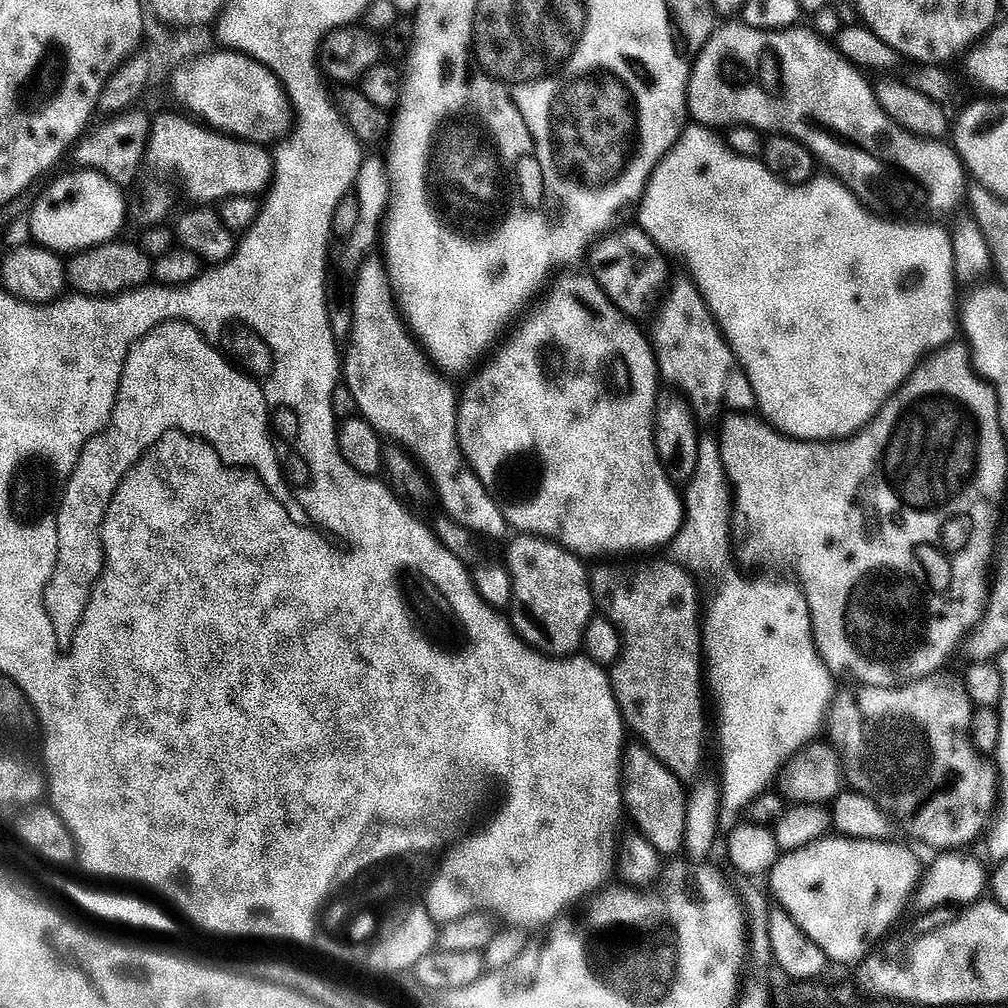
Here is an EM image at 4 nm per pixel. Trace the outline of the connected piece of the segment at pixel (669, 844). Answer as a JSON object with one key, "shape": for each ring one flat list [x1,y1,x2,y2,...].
{"shape":[[643,746,629,747,622,760,622,804,632,815,632,820,638,832,645,837,656,849,657,853,672,856,684,848,686,822,688,821,688,796,682,781,664,765,653,752]]}

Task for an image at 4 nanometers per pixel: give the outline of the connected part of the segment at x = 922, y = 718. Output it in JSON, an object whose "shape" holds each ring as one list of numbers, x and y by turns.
{"shape":[[937,674,931,678,917,680,907,686,897,686,895,688,866,688,861,687,857,696,848,696,845,700,837,699,831,705,830,715,826,720,827,739,831,747,835,748,842,765,843,775,850,783,851,791,860,792,861,795,868,797,883,811,887,813,893,821,908,820,908,832,916,840,921,840,924,844,929,844,936,850,964,850,976,839,983,837,989,831,994,817,997,815,998,804,990,804,990,796,994,792,994,784,1001,784,998,775,997,765,990,759,984,760,984,756,972,745,972,711,974,705,971,697,968,696,968,687,964,685,963,679,952,676]]}

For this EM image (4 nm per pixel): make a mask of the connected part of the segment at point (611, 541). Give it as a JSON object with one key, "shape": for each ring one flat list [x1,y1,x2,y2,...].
{"shape":[[570,274,570,275,567,275,567,276,570,276,570,277,568,277,568,278,567,278,567,279,566,279,566,280,565,280,565,281,564,281,564,282,563,282,563,283,562,283,562,284,560,284,560,285,558,285,558,286,557,286,557,288,556,288,556,289,554,289,554,290,553,290,553,292,552,292,552,293,550,293,550,294,549,294,549,296,548,296,548,301,546,301,546,302,545,302,545,304,544,304,544,309,542,309,542,310,541,310,541,312,538,312,538,313,536,313,536,314,535,314,535,315,534,315,534,316,533,316,533,317,532,317,532,318,531,318,531,319,530,319,530,320,529,320,529,321,528,321,528,322,527,322,527,323,526,323,526,324,525,324,525,326,524,326,524,330,523,330,523,331,522,331,522,332,521,332,521,333,520,333,520,334,519,334,519,335,518,335,518,336,517,336,517,338,516,338,516,341,514,341,514,342,513,342,513,344,512,344,512,346,511,346,511,347,510,347,510,348,509,348,509,349,508,349,508,350,507,350,507,351,506,351,506,352,505,352,505,353,504,353,504,354,503,354,503,355,502,355,502,356,501,356,501,357,500,357,500,358,499,358,499,359,498,359,498,360,497,360,497,361,496,361,496,362,495,362,495,363,494,363,494,364,493,364,493,365,492,365,492,366,491,366,491,367,490,367,490,368,489,368,489,369,488,369,488,370,487,370,487,371,486,371,486,372,485,372,485,373,484,373,484,374,483,374,483,375,482,375,482,376,481,376,481,377,480,377,480,378,479,378,479,379,478,379,478,380,476,380,476,381,474,381,474,382,473,382,473,384,472,384,472,385,470,385,470,386,469,386,469,388,468,388,468,389,466,389,466,390,465,390,465,392,462,392,462,399,461,399,461,400,460,400,460,401,459,401,459,404,458,404,458,407,457,407,457,409,456,409,456,433,457,433,457,434,458,434,458,438,459,438,459,439,460,439,460,449,462,449,462,450,463,450,463,451,464,451,464,458,465,458,465,460,467,460,467,462,468,462,468,467,469,467,469,468,471,468,471,469,472,469,472,471,473,471,473,472,475,472,475,473,476,473,476,477,478,477,478,479,480,479,480,484,481,484,481,485,482,485,482,486,483,486,483,487,485,487,485,488,486,488,486,490,487,490,487,491,488,491,488,493,489,493,489,494,490,494,490,495,491,495,491,496,492,496,492,497,493,497,493,498,494,498,494,502,495,502,495,503,496,503,496,504,497,504,497,505,498,505,498,506,499,506,499,508,500,508,500,509,501,509,501,510,502,510,502,514,503,514,503,515,504,515,504,517,505,517,505,518,506,518,506,522,507,522,507,523,508,523,508,525,510,525,510,526,511,526,511,527,512,527,512,528,513,528,513,529,515,529,515,531,516,531,516,532,517,532,517,533,520,533,520,534,527,534,527,535,530,535,530,536,543,536,543,537,544,537,544,539,546,539,546,540,552,540,552,541,554,541,554,543,556,543,556,544,561,544,561,546,562,546,562,547,564,547,564,548,567,548,567,549,568,549,568,551,570,551,570,552,574,552,574,553,576,553,576,555,577,555,577,556,579,556,579,557,581,557,581,558,589,558,589,557,588,557,588,556,604,556,604,557,600,557,600,558,620,558,620,557,616,557,616,556,620,556,620,555,622,555,622,554,623,554,623,552,648,552,648,551,650,551,650,550,651,550,651,548,660,548,660,547,662,547,662,546,663,546,663,544,668,544,668,545,671,545,671,544,672,544,672,543,673,543,673,541,675,541,675,538,676,538,676,536,677,536,677,534,679,534,679,533,680,533,680,529,681,529,681,528,682,528,682,527,683,527,683,525,684,525,684,518,685,518,685,501,684,501,684,500,683,500,683,499,682,499,682,496,681,496,681,493,680,493,680,492,679,492,679,491,678,491,678,493,676,493,676,488,677,488,677,485,676,485,676,484,675,484,675,483,674,483,674,481,672,481,672,480,671,480,671,479,670,479,670,477,668,477,668,475,667,475,667,474,666,474,666,470,665,470,665,469,664,469,664,467,663,467,663,466,662,466,662,462,661,462,661,461,660,461,660,459,659,459,659,458,658,458,658,450,657,450,657,449,656,449,656,398,657,398,657,395,658,395,658,387,657,387,657,388,656,388,656,380,657,380,657,381,658,381,658,365,657,365,657,363,656,363,656,353,655,353,655,351,654,351,654,348,653,348,653,345,652,345,652,344,651,344,651,343,650,343,650,340,649,340,649,337,648,337,648,336,647,336,647,335,645,335,645,336,643,336,643,334,642,334,642,333,640,333,640,327,641,327,641,325,640,325,640,324,639,324,639,323,637,323,637,321,635,321,635,320,633,320,633,319,632,319,632,317,631,317,631,316,628,316,628,315,626,315,626,313,624,313,624,312,620,312,620,311,619,311,619,310,618,310,618,306,614,306,614,302,610,302,610,298,609,298,609,297,608,297,608,296,607,296,607,295,606,295,606,293,605,293,605,292,603,292,603,290,602,290,602,289,600,289,600,285,599,285,599,283,597,283,597,281,596,281,596,280,595,280,595,279,593,279,593,277,592,277,592,280,591,280,591,278,590,278,590,277,588,277,588,276,572,276,572,275,576,275,576,274]]}

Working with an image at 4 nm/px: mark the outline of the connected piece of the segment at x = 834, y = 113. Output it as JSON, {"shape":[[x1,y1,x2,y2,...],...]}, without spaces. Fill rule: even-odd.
{"shape":[[743,22,728,24,725,28,717,27,692,65,692,77,688,83,688,111,691,119,697,125,713,130,750,126,765,134,791,133,796,120,801,120,804,124,829,128,832,132,848,136,850,129,844,124,846,94,852,94,852,88,865,88,870,83,869,77,845,56,841,56,825,37,800,27,784,28,781,32,767,32],[768,60,776,60,772,68,780,75,776,92,769,96]]}

